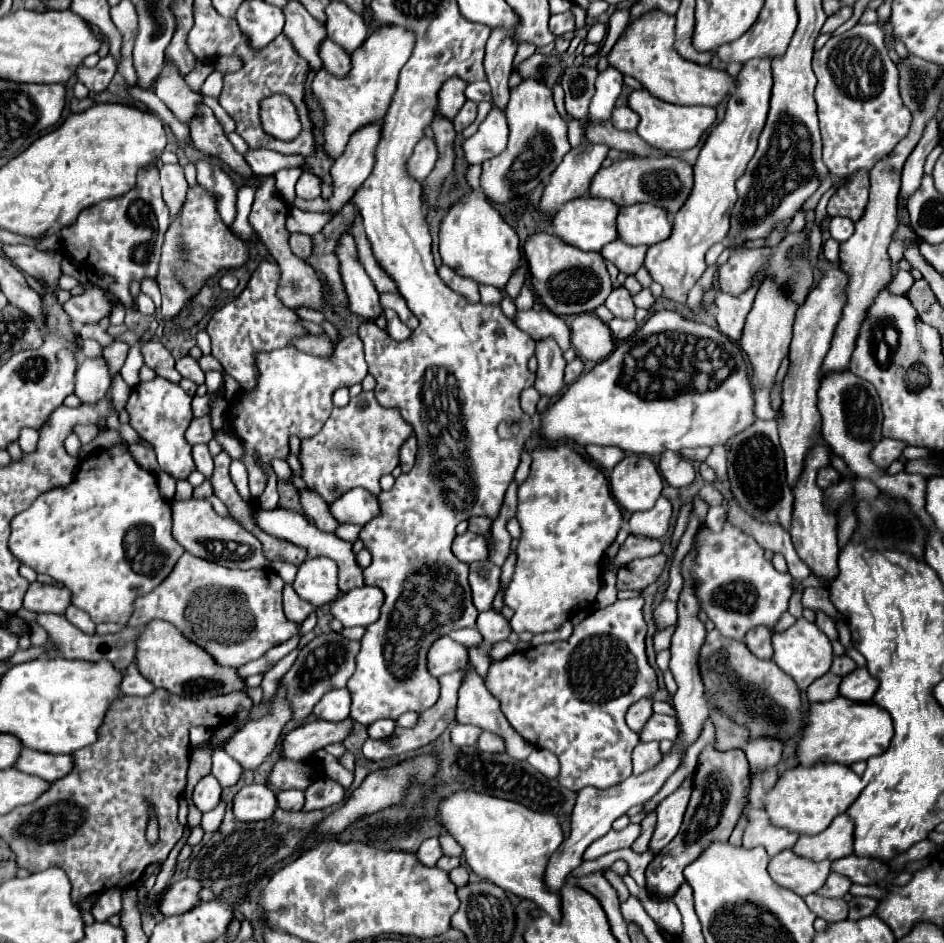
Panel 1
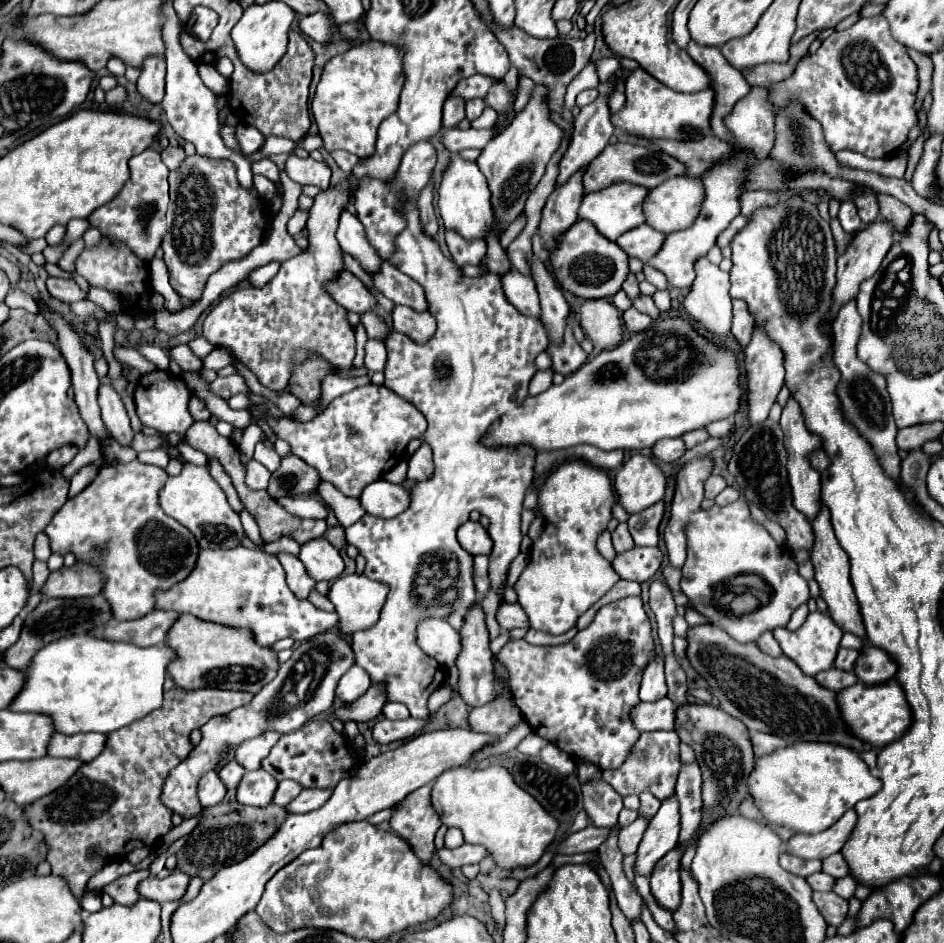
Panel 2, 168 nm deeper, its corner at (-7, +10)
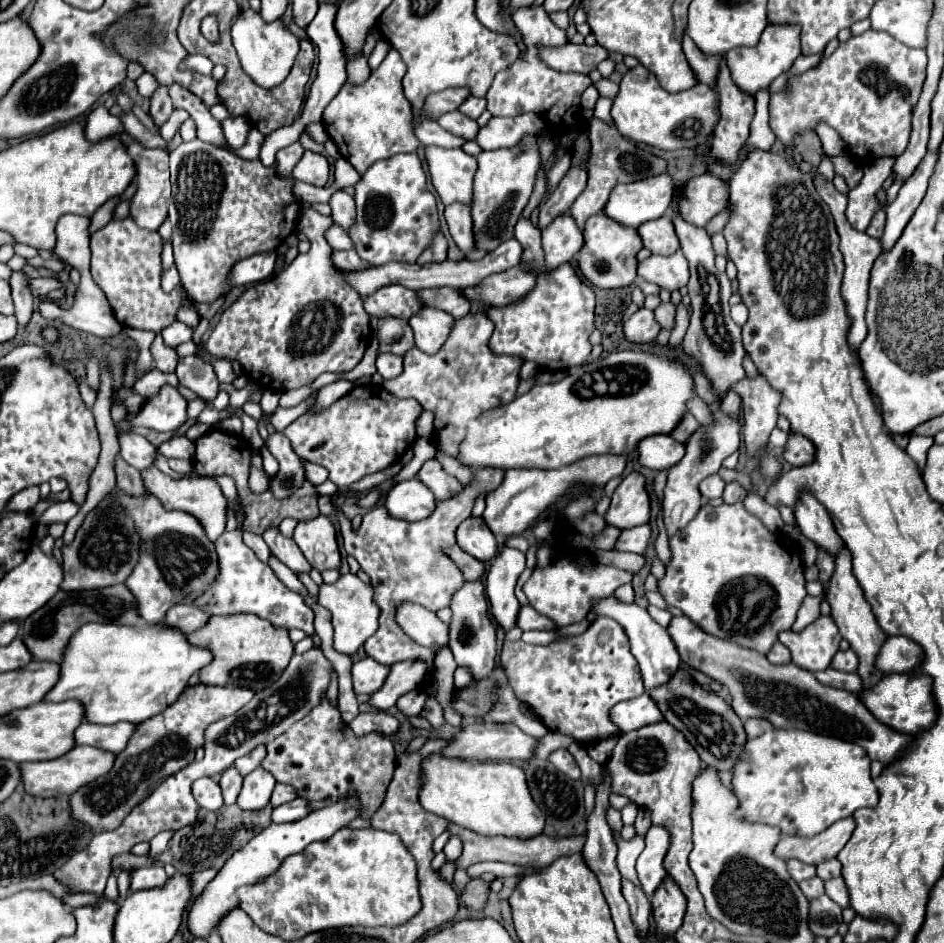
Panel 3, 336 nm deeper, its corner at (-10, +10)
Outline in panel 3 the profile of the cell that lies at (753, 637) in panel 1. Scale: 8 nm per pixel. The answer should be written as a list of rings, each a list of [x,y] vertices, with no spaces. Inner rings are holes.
[[[775,642],[773,648],[767,652],[767,660],[773,664],[787,664],[787,662],[791,662],[791,654],[781,642]]]

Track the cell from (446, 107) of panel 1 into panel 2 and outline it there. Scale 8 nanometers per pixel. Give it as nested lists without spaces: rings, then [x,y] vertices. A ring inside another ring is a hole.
[[[450,96],[444,102],[444,116],[442,116],[442,128],[456,128],[464,120],[464,100]]]

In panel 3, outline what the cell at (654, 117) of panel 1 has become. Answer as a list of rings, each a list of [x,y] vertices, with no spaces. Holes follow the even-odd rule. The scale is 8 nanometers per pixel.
[[[639,64],[623,76],[619,84],[619,96],[613,100],[611,116],[617,130],[629,140],[643,142],[659,150],[695,148],[709,138],[719,122],[719,96],[707,84],[697,84],[675,94],[667,92],[659,86],[655,74]]]

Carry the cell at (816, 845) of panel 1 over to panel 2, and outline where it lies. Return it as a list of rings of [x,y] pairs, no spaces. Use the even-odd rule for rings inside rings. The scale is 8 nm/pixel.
[[[848,810],[834,826],[830,826],[824,832],[818,834],[794,834],[788,842],[786,842],[786,852],[800,856],[802,860],[822,860],[828,856],[814,856],[814,854],[834,854],[840,852],[840,848],[844,846],[844,842],[848,840],[850,832],[856,826],[856,812]]]

